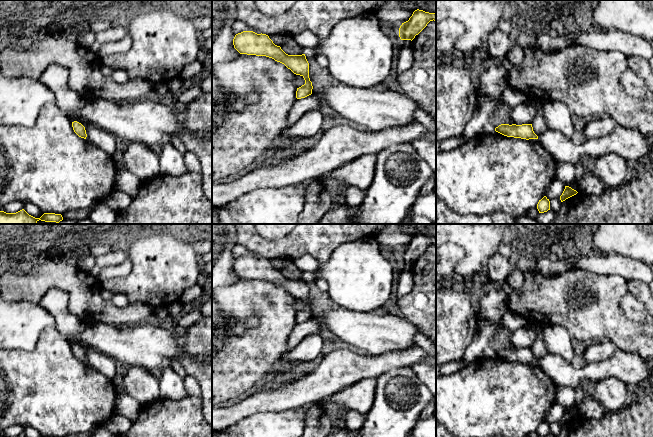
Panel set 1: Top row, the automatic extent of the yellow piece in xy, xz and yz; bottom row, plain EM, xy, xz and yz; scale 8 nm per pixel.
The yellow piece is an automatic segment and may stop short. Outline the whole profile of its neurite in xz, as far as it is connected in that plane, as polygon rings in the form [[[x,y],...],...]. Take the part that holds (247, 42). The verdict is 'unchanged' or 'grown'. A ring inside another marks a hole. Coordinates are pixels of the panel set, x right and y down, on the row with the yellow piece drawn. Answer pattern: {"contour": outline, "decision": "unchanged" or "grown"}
{"contour": [[[243,31],[235,35],[234,48],[240,54],[266,56],[284,64],[294,74],[304,78],[305,84],[297,88],[296,98],[305,98],[312,94],[312,82],[309,78],[309,63],[305,54],[288,55],[280,46],[277,46],[266,34],[257,34],[253,31]]], "decision": "unchanged"}

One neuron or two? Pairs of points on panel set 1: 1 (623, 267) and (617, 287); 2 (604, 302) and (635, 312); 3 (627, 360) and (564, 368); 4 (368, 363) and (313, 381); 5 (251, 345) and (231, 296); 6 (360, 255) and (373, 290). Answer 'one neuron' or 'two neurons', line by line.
1: two neurons
2: two neurons
3: one neuron
4: one neuron
5: one neuron
6: one neuron

